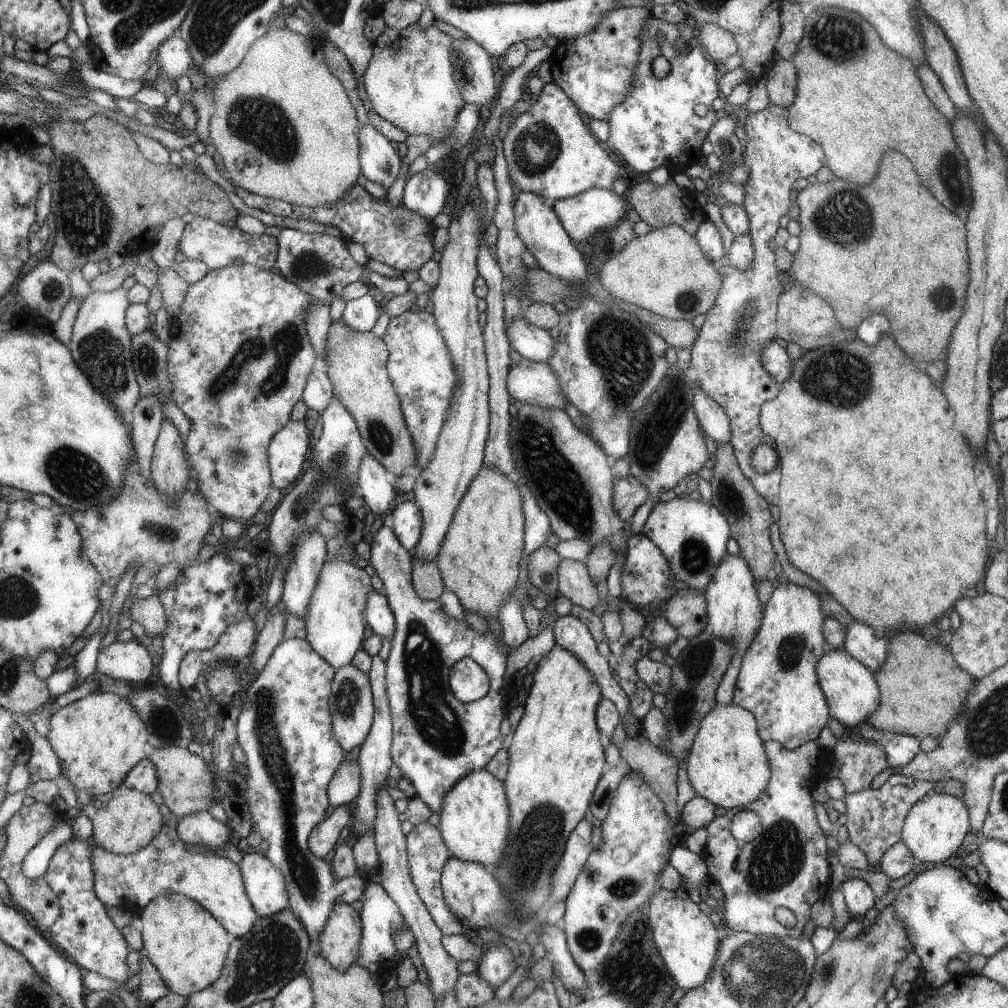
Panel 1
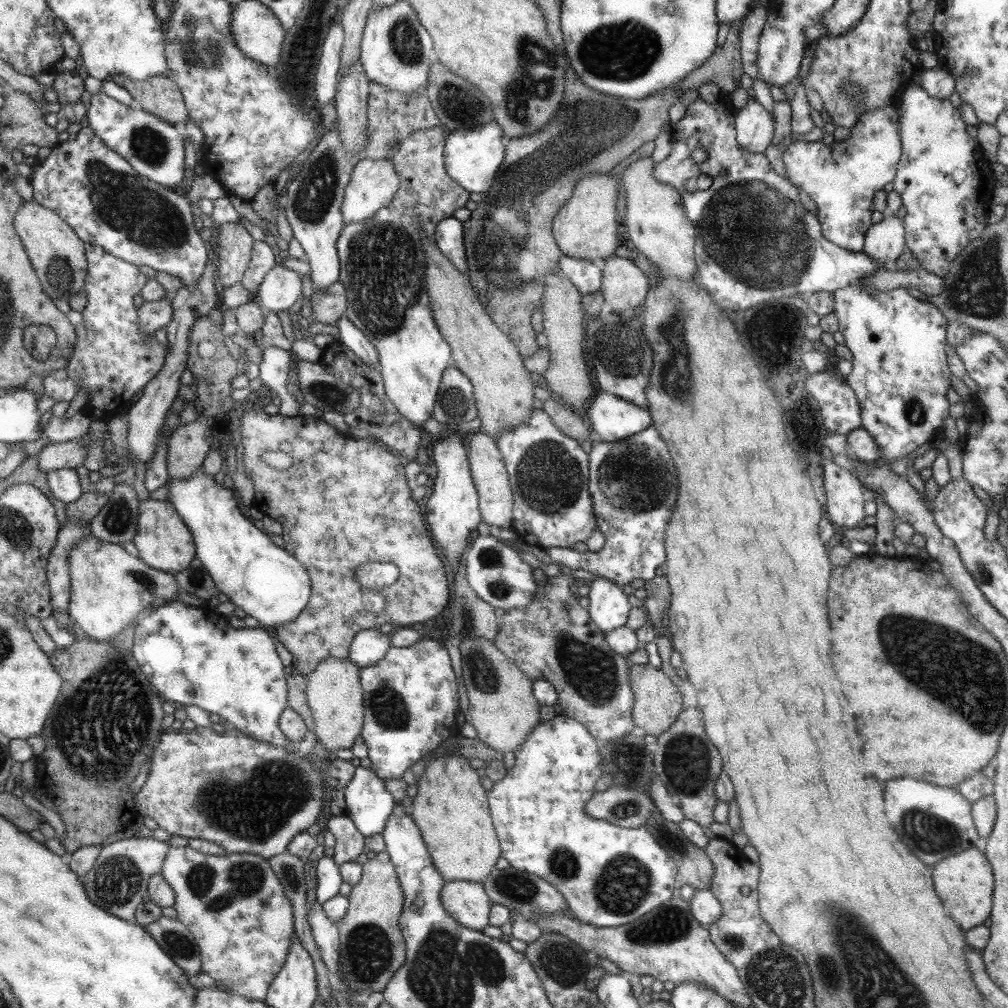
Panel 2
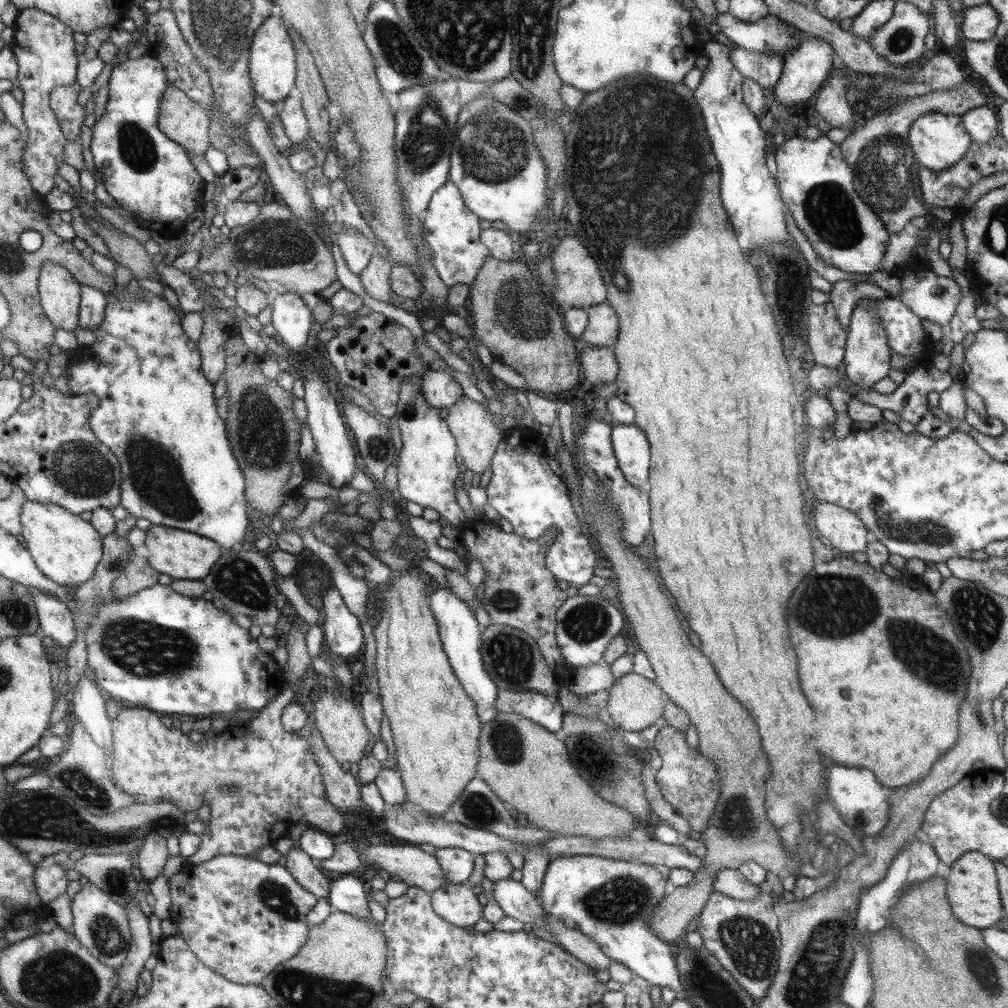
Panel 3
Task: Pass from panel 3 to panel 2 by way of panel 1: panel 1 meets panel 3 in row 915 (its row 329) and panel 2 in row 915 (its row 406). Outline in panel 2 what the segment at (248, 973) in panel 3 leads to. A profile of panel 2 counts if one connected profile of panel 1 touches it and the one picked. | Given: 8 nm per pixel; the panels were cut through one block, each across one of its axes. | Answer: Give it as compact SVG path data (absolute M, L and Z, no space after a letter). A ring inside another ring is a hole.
M170 846L159 874L174 891L177 920L193 935L200 950L200 972L213 978L219 988L264 1002L273 976L277 976L285 962L294 932L293 906L270 868L269 860L251 853L225 852L213 856L189 846Z

